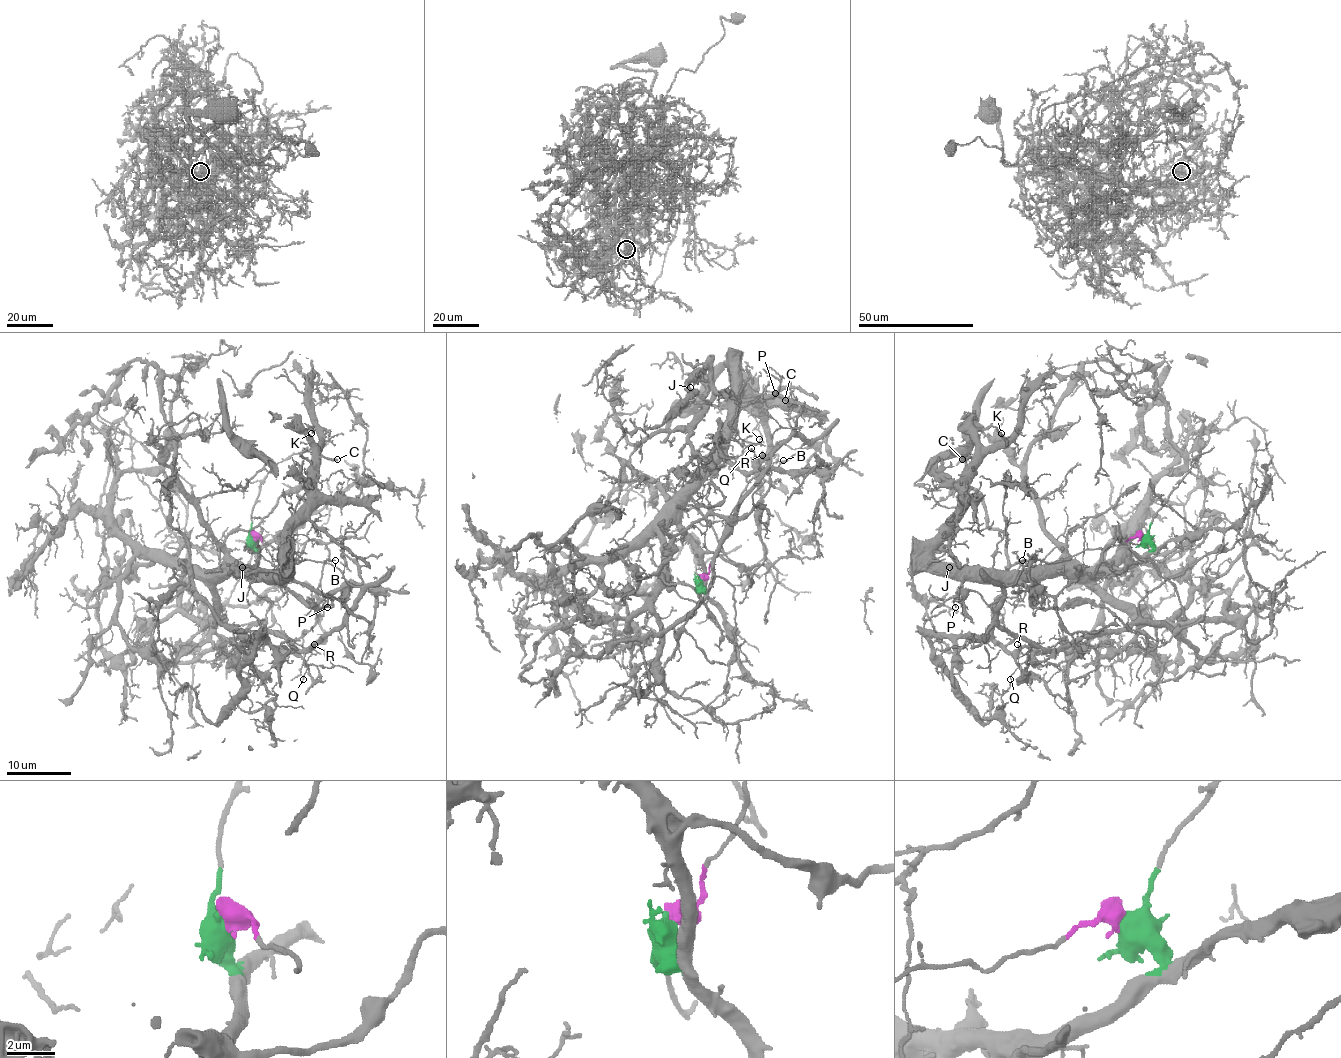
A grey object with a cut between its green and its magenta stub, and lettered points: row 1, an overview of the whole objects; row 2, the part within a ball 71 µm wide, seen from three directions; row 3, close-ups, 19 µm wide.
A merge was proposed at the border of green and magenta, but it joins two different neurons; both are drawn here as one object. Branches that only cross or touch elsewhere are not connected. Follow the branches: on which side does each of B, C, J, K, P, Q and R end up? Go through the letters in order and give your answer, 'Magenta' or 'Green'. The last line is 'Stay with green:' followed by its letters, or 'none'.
B: Magenta
C: Green
J: Green
K: Green
P: Green
Q: Magenta
R: Magenta
Stay with green: C, J, K, P

